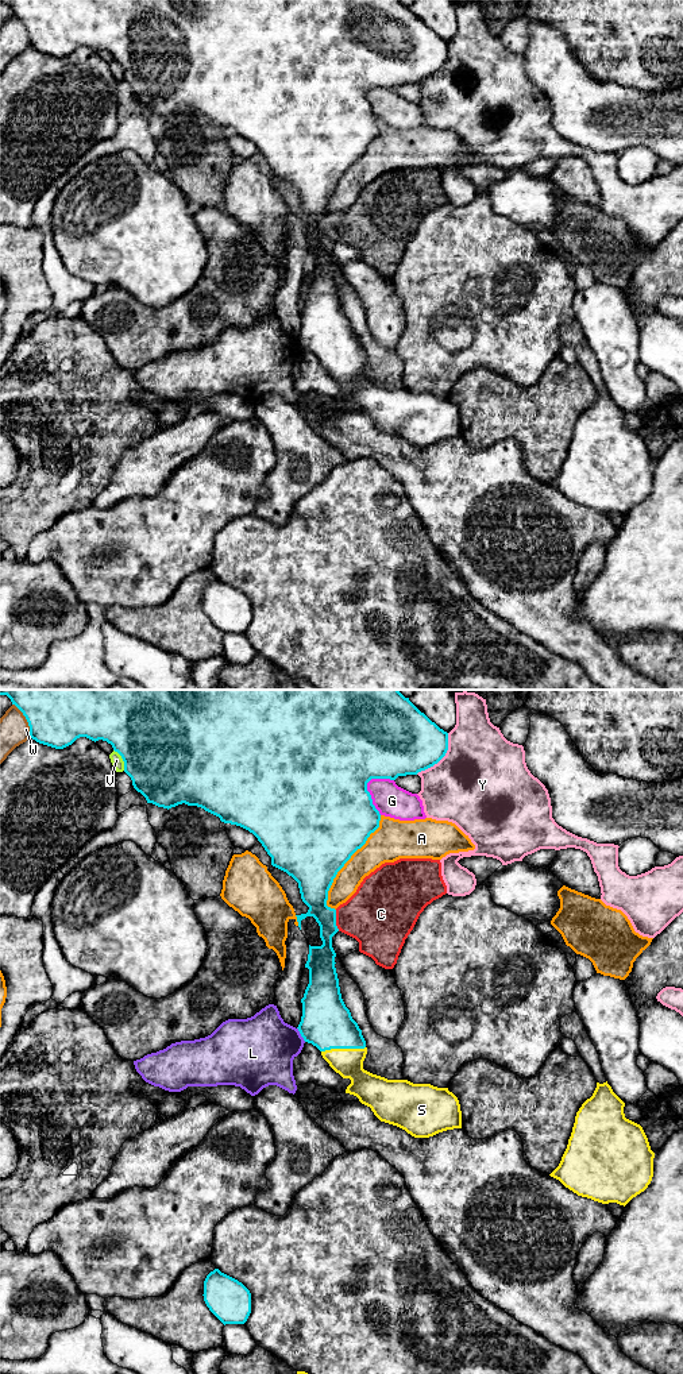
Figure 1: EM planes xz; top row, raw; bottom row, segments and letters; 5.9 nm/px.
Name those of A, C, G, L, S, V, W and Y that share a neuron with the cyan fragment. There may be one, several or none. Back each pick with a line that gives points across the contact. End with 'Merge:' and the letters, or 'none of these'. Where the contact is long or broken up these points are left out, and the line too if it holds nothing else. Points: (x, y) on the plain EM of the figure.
S: way xz (327, 332), (343, 356), (348, 371)
Merge: S

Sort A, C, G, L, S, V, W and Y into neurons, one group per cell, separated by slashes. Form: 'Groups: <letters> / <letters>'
Groups: A / C / G / L / S / V / W / Y

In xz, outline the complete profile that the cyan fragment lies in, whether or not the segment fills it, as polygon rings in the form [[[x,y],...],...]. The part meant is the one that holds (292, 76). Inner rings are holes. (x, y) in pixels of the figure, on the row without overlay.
[[[0,0],[0,4],[7,4],[12,13],[23,22],[30,35],[30,47],[39,53],[63,58],[80,46],[86,46],[94,51],[103,49],[111,53],[113,59],[121,65],[124,81],[131,86],[134,97],[146,107],[147,112],[167,119],[182,112],[197,115],[219,126],[224,132],[236,134],[252,142],[271,166],[271,174],[286,181],[298,192],[301,208],[309,216],[306,223],[296,224],[300,239],[301,229],[306,225],[313,225],[320,235],[323,254],[309,254],[308,270],[305,273],[305,277],[309,278],[309,293],[301,308],[302,325],[297,336],[304,350],[316,355],[336,382],[343,387],[351,389],[346,402],[356,405],[362,413],[370,416],[381,431],[397,435],[414,447],[429,447],[447,439],[462,437],[460,413],[448,397],[437,397],[431,393],[413,393],[408,389],[387,389],[363,378],[363,370],[367,363],[366,350],[342,308],[335,277],[336,262],[332,256],[332,246],[339,240],[336,235],[336,219],[327,215],[328,200],[337,181],[366,153],[370,143],[379,136],[381,123],[373,113],[371,104],[367,100],[367,92],[371,88],[395,89],[398,85],[417,84],[433,76],[448,59],[447,40],[432,31],[400,0]]]

